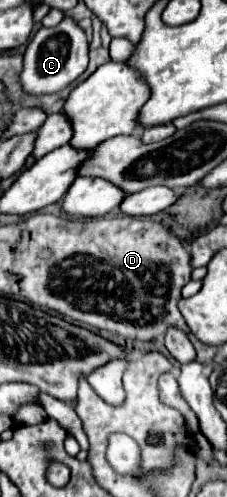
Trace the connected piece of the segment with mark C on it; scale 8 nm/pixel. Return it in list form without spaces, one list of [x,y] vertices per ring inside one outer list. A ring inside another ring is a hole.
[[[64,16],[64,20],[54,28],[40,28],[26,46],[24,70],[20,74],[22,86],[30,94],[50,94],[66,88],[74,82],[88,66],[88,40],[84,30],[76,20]]]

